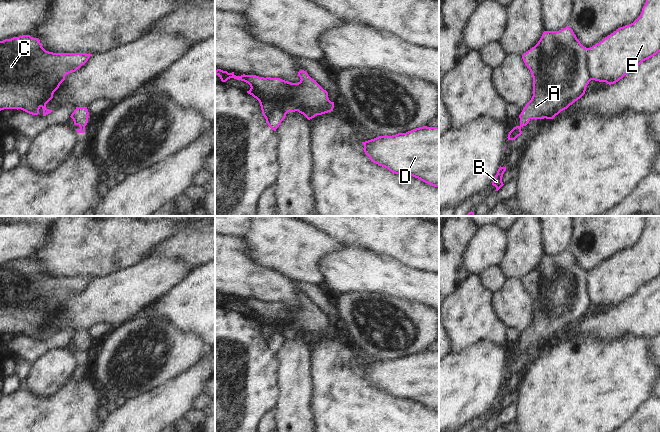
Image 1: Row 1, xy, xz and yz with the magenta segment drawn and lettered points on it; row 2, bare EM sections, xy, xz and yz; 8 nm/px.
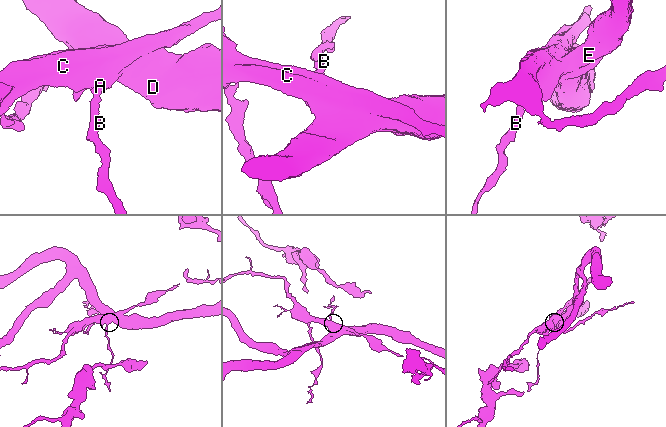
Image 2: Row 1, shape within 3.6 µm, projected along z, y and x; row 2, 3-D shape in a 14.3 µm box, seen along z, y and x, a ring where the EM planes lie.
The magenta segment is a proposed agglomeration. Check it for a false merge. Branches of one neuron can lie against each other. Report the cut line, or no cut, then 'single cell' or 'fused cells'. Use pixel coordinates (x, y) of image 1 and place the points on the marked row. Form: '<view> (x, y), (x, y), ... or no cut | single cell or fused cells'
no cut | single cell

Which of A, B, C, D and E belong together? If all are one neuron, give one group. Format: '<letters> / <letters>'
A B C D E

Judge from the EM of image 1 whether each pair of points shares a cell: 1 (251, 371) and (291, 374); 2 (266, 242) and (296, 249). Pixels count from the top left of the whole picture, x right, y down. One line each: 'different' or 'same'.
1: different
2: same

